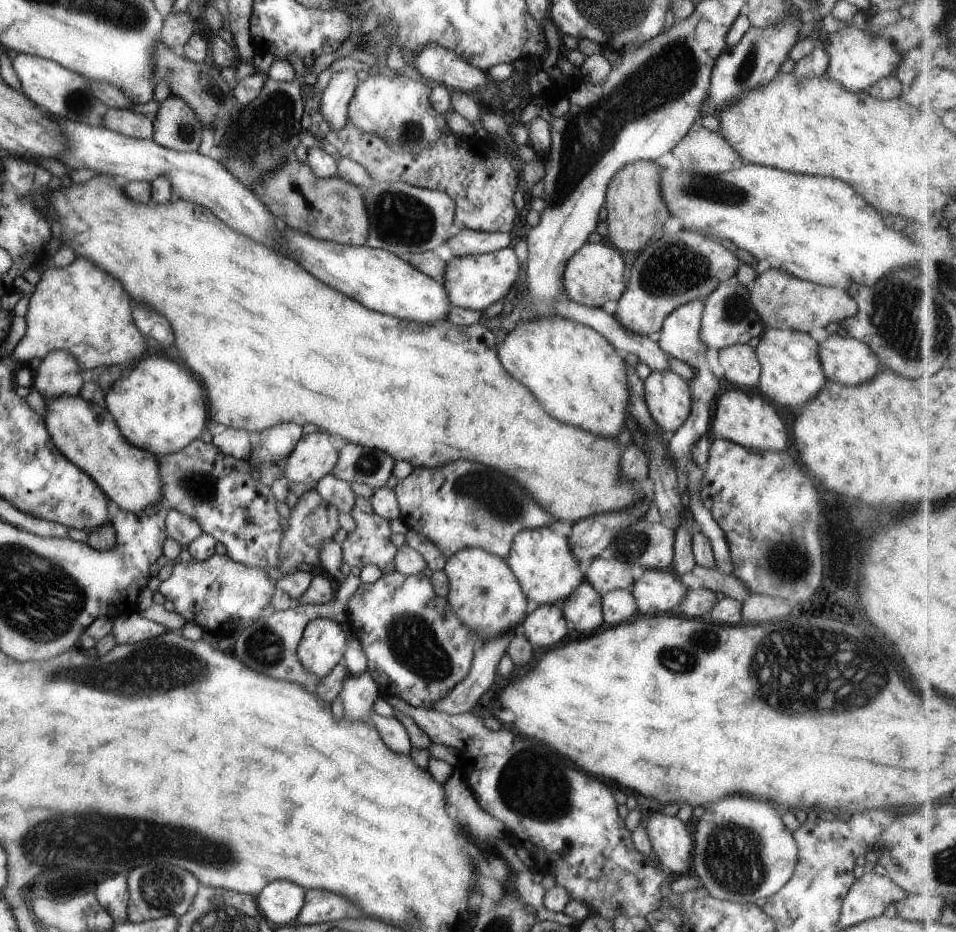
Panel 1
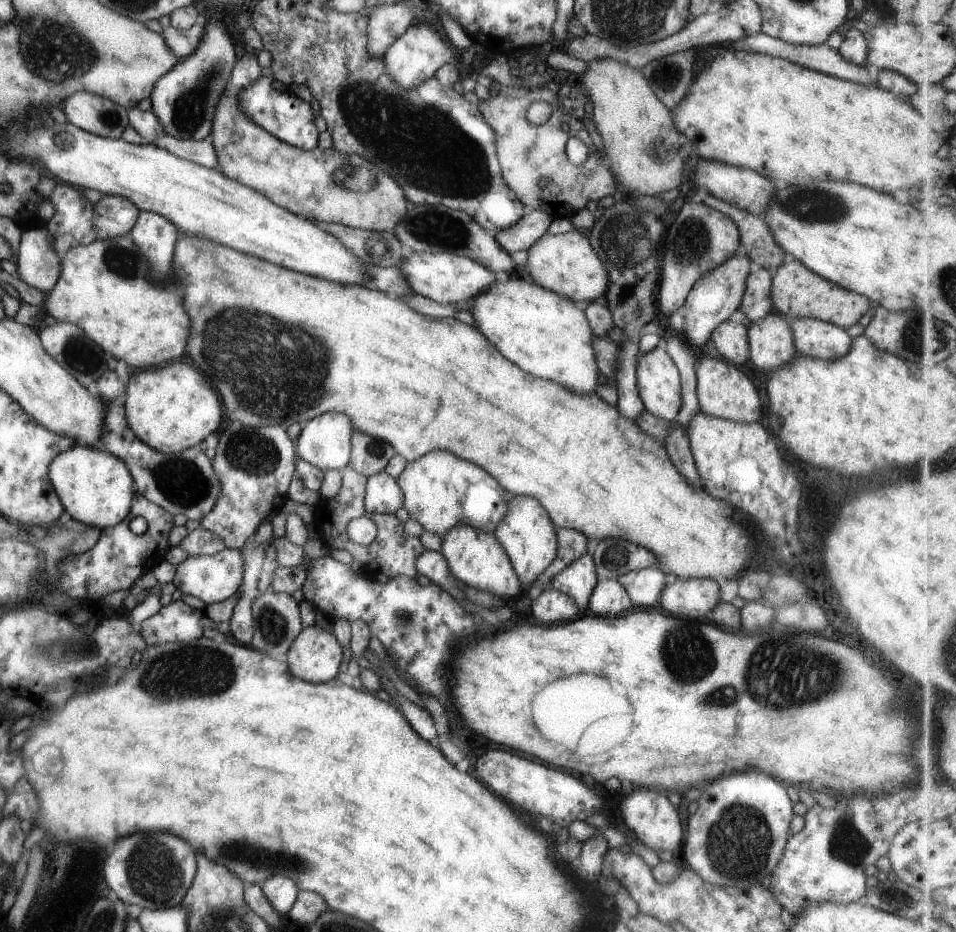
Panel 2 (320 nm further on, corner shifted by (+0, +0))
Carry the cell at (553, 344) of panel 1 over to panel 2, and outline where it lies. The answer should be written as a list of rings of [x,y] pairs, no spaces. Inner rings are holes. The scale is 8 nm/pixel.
[[[524,274],[516,278],[500,277],[486,290],[470,300],[474,326],[498,349],[502,356],[514,362],[524,372],[557,382],[578,394],[594,393],[598,384],[598,367],[594,356],[594,334],[583,306],[534,283]]]

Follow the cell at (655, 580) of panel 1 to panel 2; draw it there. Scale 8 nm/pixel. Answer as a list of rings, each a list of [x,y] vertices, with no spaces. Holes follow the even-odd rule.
[[[676,579],[662,591],[659,605],[672,616],[705,621],[705,616],[722,602],[720,585],[714,579]]]

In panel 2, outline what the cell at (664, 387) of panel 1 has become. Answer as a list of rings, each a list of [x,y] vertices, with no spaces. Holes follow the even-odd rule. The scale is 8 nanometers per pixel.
[[[661,344],[638,358],[636,368],[637,387],[645,409],[670,423],[683,403],[674,359]]]

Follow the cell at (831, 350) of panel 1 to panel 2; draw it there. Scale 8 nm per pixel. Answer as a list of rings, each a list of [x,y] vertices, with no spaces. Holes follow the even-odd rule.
[[[812,317],[788,319],[794,335],[798,354],[834,360],[844,356],[850,349],[852,337],[845,328]]]

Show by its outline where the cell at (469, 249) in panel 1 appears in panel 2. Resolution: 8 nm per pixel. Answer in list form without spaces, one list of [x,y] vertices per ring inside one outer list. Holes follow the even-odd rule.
[[[527,209],[525,215],[514,226],[494,232],[496,240],[510,253],[527,250],[546,234],[554,217],[541,210]]]

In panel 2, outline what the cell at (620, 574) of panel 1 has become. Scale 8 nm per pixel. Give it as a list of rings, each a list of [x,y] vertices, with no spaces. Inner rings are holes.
[[[657,565],[627,572],[617,581],[626,589],[634,606],[652,608],[658,604],[668,582],[674,582],[676,579],[666,576],[666,573]]]

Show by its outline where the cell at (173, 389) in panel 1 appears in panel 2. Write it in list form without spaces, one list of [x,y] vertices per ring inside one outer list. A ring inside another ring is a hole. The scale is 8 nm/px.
[[[170,362],[164,368],[142,369],[129,376],[125,417],[134,434],[161,453],[177,453],[199,445],[208,434],[220,433],[222,404],[206,378],[184,362]]]

